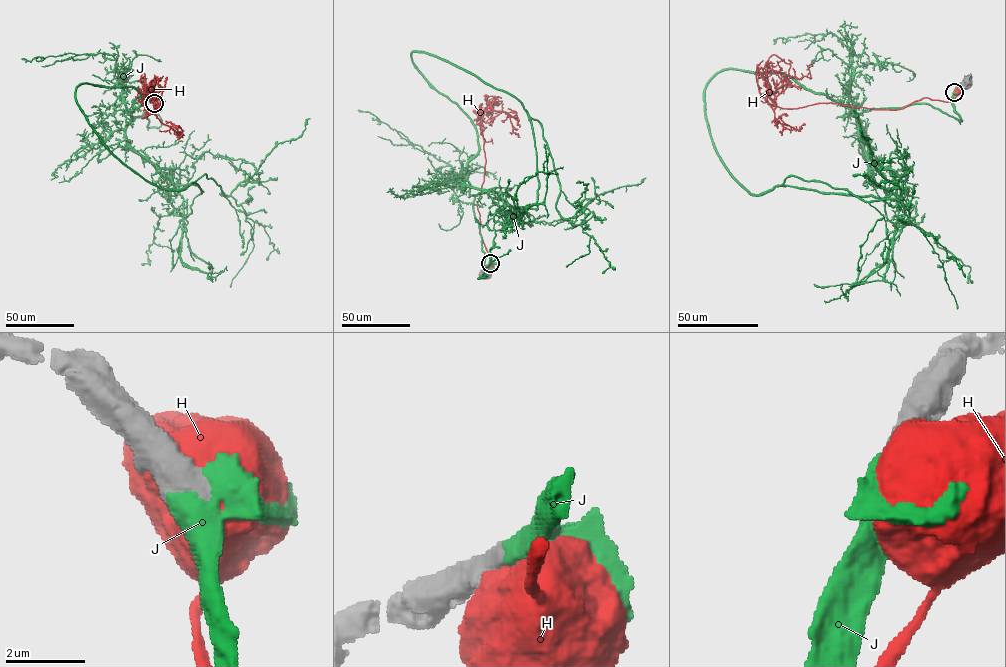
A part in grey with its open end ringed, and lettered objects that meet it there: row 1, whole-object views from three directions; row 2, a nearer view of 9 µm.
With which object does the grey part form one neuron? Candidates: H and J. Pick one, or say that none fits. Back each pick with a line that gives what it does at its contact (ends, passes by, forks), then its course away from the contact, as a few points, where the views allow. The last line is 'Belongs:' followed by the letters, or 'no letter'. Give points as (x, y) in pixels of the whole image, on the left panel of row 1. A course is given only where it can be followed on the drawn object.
J: it passes by | via (154, 103), (125, 138), (158, 167), (256, 170), (230, 287)
Belongs: J

